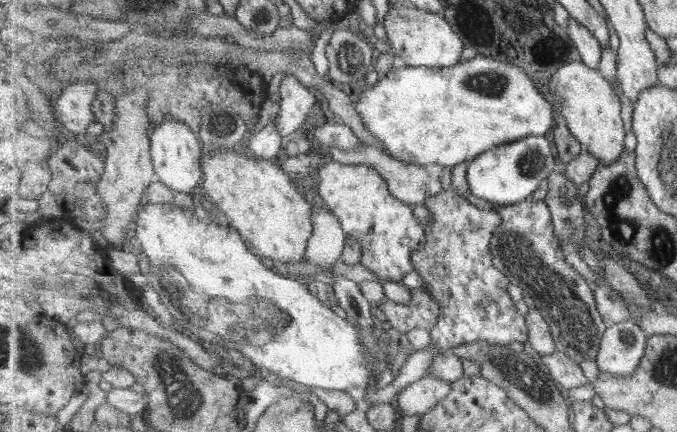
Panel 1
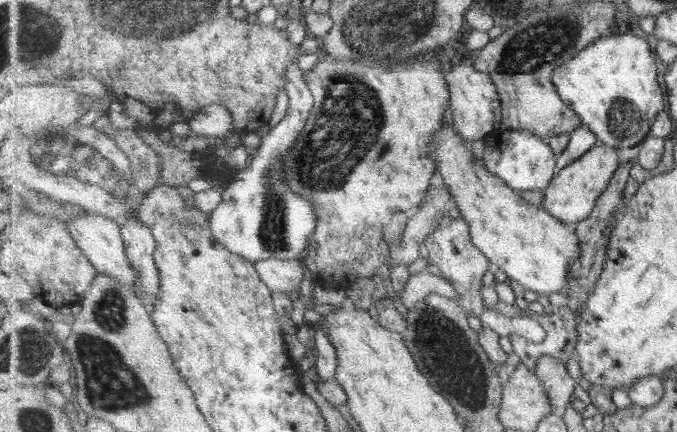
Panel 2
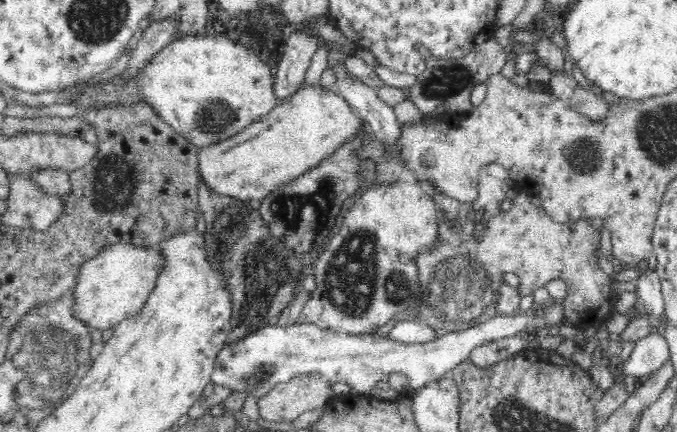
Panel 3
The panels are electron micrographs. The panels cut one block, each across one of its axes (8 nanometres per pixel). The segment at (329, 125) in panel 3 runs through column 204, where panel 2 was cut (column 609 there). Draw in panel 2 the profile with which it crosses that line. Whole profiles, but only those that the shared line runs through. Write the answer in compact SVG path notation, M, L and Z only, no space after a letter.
M597 144L585 156L579 158L571 165L557 171L551 184L544 189L545 198L543 208L563 222L576 225L589 218L595 210L595 200L605 192L611 178L619 170L619 154L617 150L605 144Z

